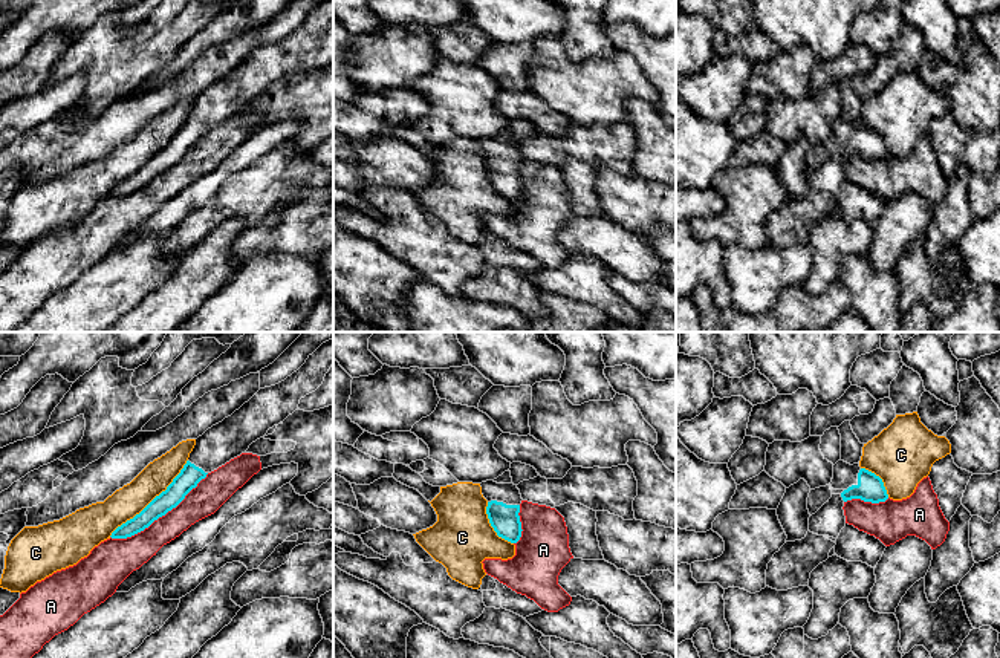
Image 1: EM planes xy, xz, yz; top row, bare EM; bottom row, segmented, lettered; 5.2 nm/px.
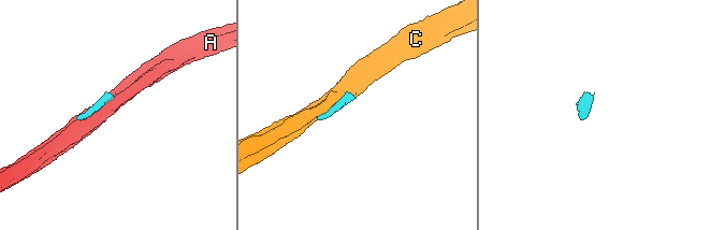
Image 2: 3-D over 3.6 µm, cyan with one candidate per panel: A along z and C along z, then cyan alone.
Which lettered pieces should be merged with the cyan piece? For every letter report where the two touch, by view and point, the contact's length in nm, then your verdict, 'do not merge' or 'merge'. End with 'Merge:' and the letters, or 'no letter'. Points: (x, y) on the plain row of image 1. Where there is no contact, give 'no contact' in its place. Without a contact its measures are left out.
A: xy (159, 173) | 600 nm | do not merge
C: xy (153, 156) | 600 nm | do not merge
Merge: no letter

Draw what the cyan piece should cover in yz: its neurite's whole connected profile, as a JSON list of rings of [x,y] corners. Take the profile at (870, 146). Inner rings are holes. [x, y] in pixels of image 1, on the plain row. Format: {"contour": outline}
{"contour": [[[838,118],[833,122],[833,136],[830,139],[833,147],[841,147],[844,159],[861,156],[864,159],[879,161],[888,156],[884,139],[875,130],[861,125],[859,121],[847,121]]]}

